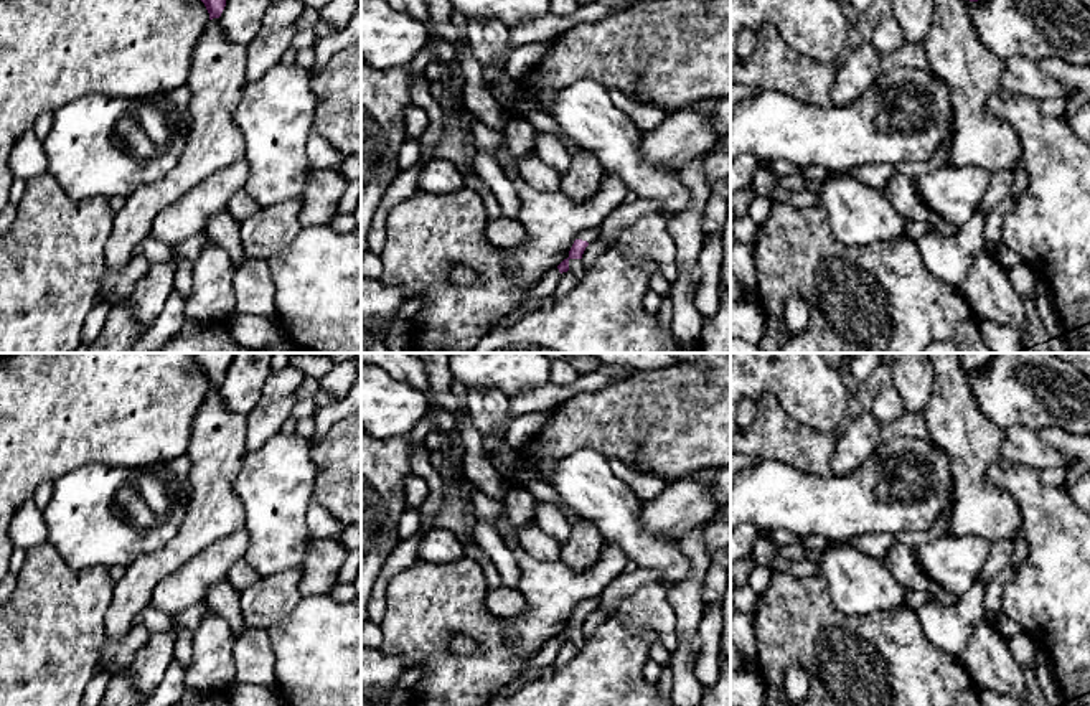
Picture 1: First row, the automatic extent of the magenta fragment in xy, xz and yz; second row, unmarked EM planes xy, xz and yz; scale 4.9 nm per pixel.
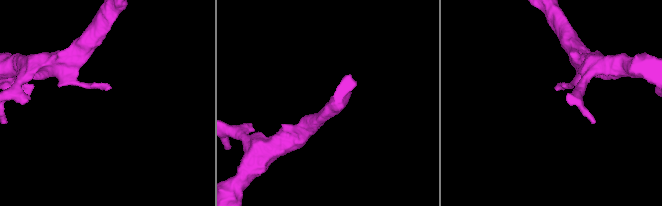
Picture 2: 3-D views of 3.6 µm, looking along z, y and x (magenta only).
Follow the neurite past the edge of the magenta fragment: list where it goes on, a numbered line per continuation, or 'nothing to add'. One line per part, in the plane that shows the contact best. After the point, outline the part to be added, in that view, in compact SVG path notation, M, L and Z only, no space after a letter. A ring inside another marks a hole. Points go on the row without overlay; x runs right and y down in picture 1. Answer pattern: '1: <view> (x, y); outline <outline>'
1: xz (591, 604); outline M595 595L580 602L577 609L587 610L590 614L599 607L599 604L600 604L600 595Z

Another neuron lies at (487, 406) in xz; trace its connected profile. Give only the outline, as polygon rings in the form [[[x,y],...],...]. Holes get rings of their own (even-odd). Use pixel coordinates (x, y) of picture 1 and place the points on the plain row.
[[[467,388],[465,406],[482,440],[488,440],[503,427],[510,398],[496,388]]]

